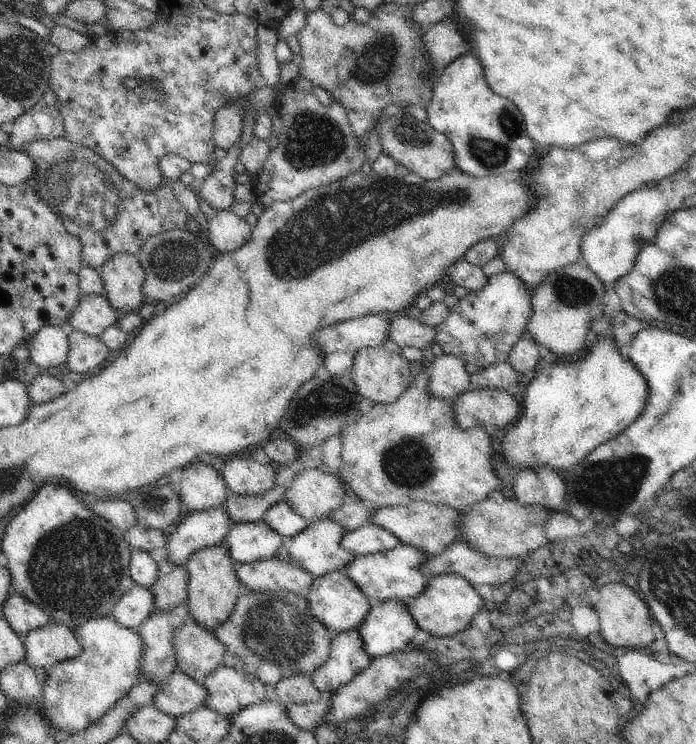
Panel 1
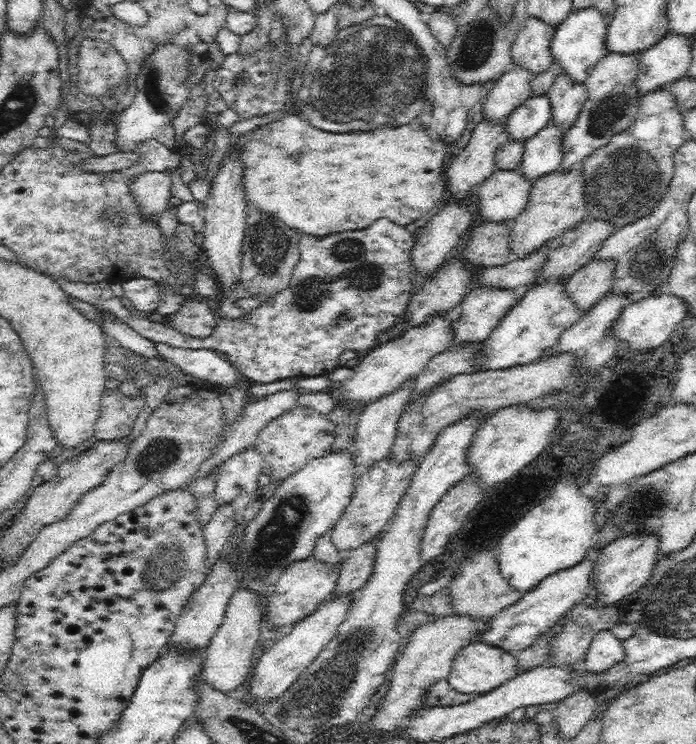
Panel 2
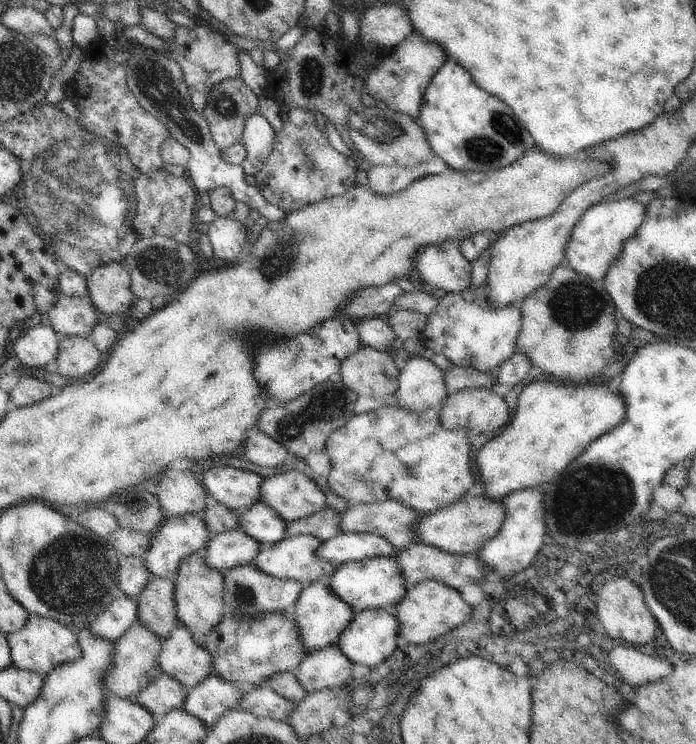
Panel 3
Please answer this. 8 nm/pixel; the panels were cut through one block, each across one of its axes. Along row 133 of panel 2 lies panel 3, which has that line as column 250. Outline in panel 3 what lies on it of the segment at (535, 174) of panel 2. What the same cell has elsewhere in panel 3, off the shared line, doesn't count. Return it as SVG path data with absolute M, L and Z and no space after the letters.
M237 528L210 538L204 550L206 567L226 576L234 568L250 565L262 548Z

